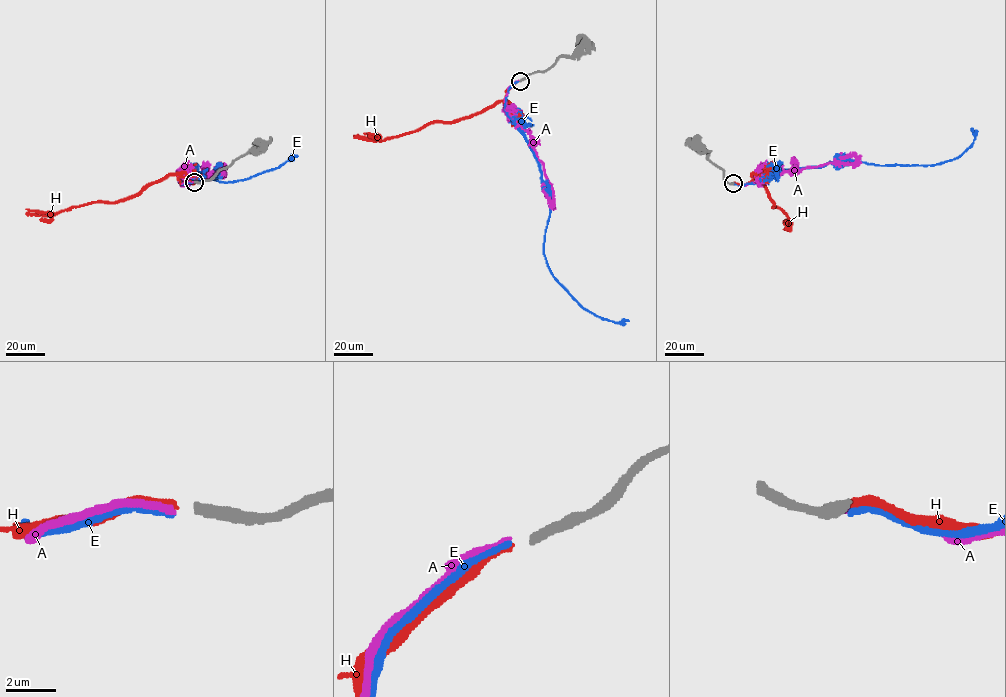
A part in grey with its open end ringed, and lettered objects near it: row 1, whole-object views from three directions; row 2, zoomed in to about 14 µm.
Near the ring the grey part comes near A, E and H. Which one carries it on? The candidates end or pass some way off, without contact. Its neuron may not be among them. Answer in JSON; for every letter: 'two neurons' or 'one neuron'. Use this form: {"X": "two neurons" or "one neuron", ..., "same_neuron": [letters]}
{"A": "two neurons", "E": "two neurons", "H": "one neuron", "same_neuron": ["H"]}

